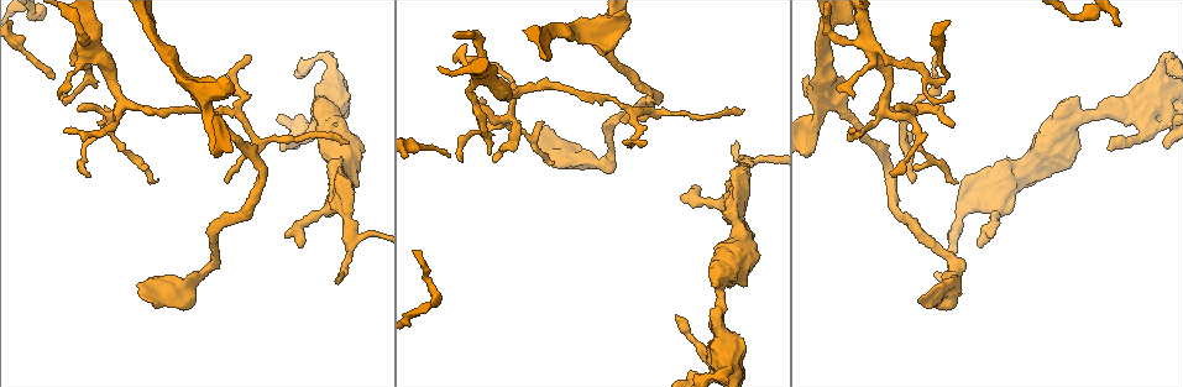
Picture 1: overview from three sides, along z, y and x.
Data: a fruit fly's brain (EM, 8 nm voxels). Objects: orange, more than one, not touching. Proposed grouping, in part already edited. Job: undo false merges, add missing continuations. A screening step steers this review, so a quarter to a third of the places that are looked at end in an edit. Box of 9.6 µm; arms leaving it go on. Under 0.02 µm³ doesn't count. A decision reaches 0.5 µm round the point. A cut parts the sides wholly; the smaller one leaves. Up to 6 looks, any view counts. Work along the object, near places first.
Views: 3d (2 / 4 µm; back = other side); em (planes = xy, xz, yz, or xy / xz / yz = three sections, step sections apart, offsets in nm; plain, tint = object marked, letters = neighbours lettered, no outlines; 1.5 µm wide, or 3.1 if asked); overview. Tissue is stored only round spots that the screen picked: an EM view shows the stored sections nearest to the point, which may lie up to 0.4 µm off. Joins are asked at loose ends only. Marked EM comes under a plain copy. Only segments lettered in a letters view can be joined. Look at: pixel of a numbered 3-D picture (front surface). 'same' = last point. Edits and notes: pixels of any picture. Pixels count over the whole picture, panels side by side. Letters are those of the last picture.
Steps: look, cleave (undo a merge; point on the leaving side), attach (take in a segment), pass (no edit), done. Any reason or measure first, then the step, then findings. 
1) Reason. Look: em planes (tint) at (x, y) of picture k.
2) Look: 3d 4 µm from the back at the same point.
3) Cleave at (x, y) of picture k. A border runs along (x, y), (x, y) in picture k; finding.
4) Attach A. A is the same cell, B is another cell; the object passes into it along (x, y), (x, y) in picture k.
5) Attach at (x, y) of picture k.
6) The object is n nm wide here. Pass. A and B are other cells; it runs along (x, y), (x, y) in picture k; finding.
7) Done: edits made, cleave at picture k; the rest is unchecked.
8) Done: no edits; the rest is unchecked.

An open end. Look: 3d 4 µm at (492, 160) of picture 1.

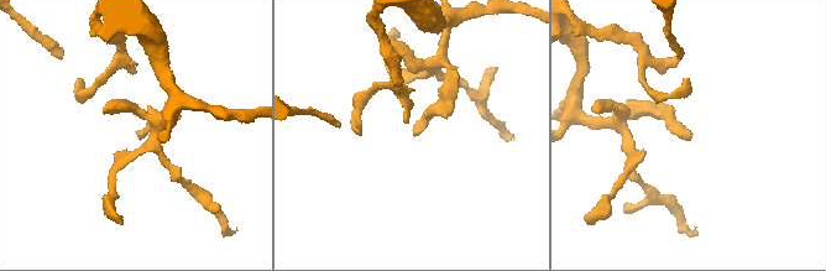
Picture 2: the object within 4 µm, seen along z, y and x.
Need the tissue. Look: em xy step 4 (tint) at (137, 134) of picture 2.

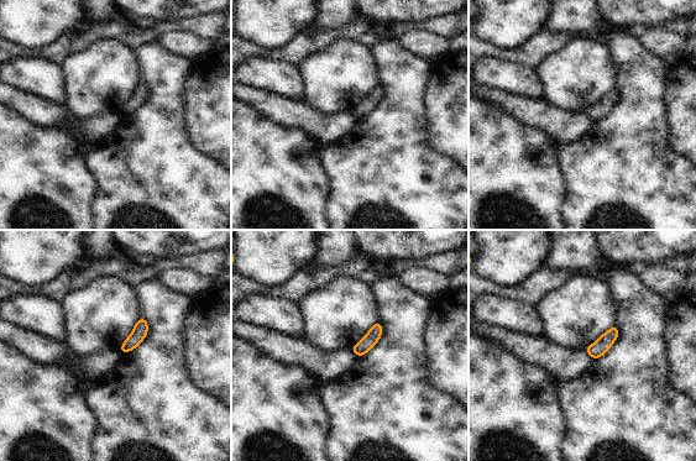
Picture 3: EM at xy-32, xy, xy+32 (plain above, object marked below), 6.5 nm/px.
Another direction. Look: em planes (letters) at the same point.

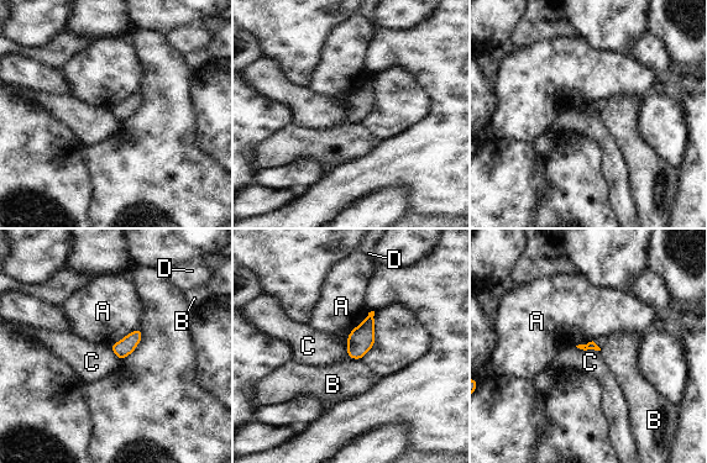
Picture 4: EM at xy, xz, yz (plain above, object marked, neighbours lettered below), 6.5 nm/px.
Pass. A, B, C and D are other cells; a border runs along (576, 346), (598, 351) in picture 4; none of them fits.

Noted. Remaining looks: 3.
Thin end. Look: 3d 4 µm from the back at (460, 63) of picture 1.

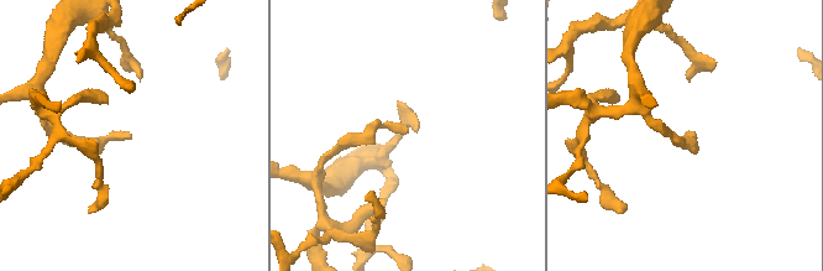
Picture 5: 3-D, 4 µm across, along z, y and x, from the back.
Look: em planes (letters) at (407, 131) of picture 5.

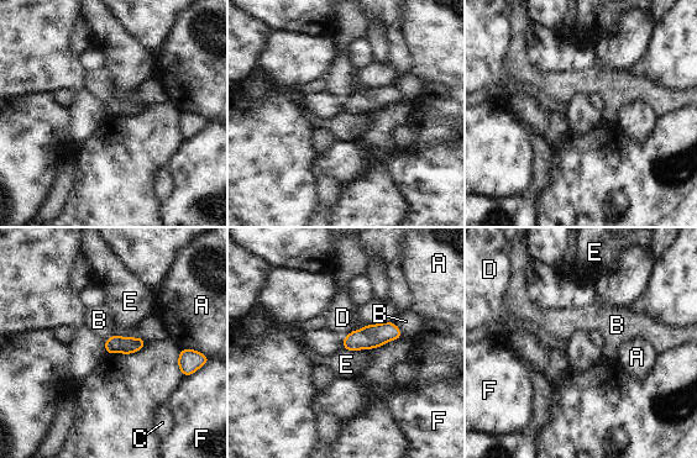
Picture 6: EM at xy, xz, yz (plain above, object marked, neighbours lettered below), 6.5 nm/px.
The longest contact is with E, 220 nm. Pass. A, B, C, D, E and F are other cells; a border runs along (342, 346), (351, 351), (375, 348) in picture 6; no lettered segment goes on from it.

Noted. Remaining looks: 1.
Done: no edits; the rest is unchecked.

